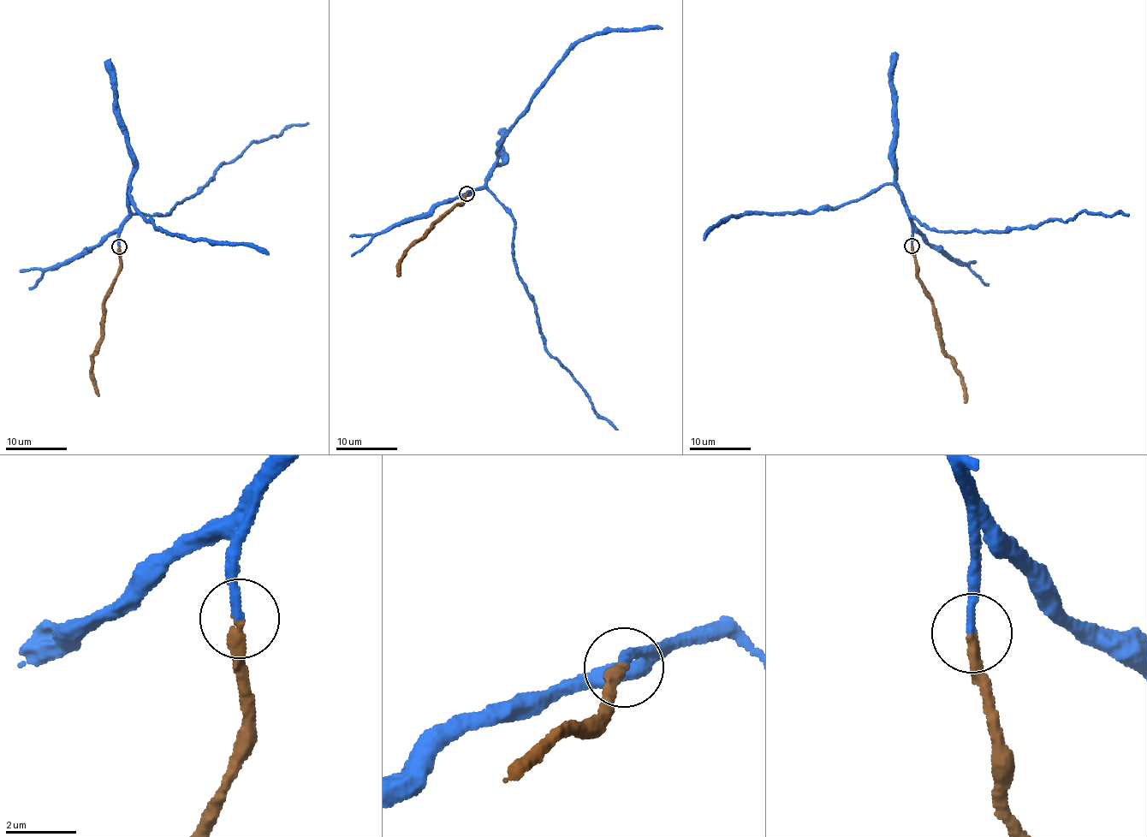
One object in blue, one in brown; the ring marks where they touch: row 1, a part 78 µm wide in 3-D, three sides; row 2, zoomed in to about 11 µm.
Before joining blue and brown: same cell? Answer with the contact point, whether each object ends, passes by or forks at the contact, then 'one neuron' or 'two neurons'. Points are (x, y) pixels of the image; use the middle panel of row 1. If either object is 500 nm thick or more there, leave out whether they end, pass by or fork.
place (466, 193); blue ends; brown ends; one neuron

